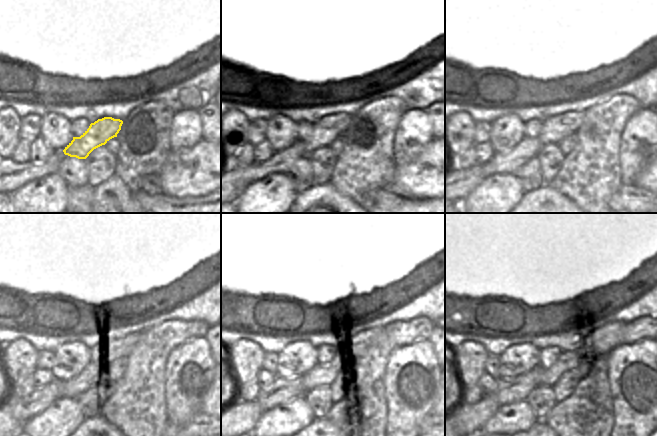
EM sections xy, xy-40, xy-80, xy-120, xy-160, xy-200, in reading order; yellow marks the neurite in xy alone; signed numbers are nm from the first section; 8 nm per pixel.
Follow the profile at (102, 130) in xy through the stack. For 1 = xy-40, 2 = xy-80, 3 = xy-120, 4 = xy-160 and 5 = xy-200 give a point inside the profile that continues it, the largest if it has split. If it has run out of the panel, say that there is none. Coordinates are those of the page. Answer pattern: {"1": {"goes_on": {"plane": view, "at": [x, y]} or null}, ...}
{"1": {"goes_on": {"plane": "xy-40", "at": [329, 128]}}, "2": {"goes_on": {"plane": "xy-80", "at": [554, 129]}}, "3": {"goes_on": {"plane": "xy-120", "at": [112, 352]}}, "4": {"goes_on": {"plane": "xy-160", "at": [353, 351]}}, "5": {"goes_on": {"plane": "xy-200", "at": [602, 341]}}}

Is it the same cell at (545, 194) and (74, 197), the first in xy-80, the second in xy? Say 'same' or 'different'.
different

